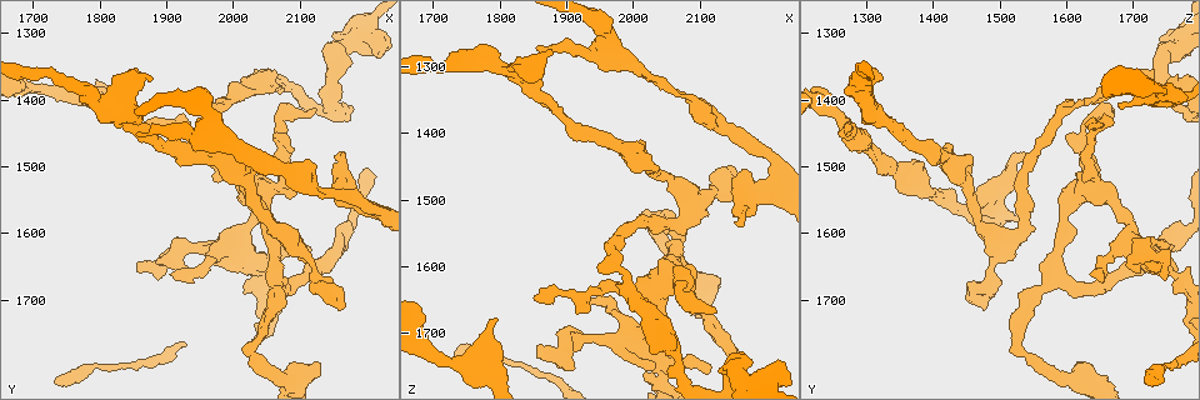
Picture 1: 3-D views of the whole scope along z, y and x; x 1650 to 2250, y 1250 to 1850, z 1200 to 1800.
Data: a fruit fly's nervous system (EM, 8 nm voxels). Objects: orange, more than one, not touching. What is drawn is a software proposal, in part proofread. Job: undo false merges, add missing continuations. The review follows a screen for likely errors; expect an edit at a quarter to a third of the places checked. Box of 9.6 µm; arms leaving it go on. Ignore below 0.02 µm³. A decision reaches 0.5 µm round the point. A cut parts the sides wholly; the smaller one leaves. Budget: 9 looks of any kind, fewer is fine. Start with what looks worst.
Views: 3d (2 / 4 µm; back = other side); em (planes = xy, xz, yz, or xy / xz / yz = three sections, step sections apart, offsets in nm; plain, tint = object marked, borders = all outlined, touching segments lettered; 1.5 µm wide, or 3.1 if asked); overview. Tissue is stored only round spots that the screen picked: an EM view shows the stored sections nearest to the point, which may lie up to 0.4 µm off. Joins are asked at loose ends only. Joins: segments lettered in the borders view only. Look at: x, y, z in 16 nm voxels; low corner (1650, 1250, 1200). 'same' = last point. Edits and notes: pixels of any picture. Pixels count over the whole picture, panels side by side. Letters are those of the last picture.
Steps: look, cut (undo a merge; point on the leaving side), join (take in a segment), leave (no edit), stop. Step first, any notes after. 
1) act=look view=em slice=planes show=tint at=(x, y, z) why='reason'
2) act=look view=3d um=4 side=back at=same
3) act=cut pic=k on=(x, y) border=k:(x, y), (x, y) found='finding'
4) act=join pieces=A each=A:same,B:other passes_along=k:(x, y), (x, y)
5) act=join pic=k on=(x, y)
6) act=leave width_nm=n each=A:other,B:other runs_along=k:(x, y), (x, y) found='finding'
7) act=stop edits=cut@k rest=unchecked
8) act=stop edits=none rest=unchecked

act=look view=3d um=4 side=back at=(1800, 1410, 1675) why='thick end'

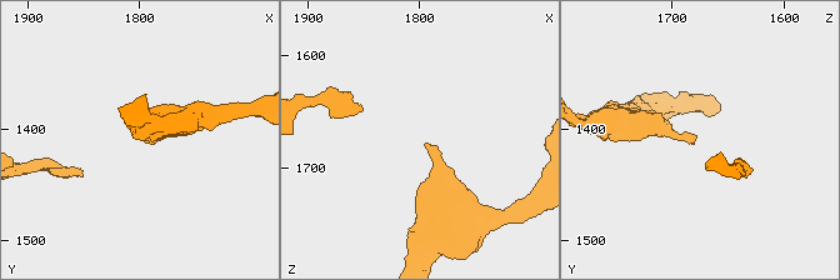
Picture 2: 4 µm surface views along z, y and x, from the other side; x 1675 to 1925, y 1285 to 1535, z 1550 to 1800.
act=look view=em slice=xy step=4 show=tint at=(1798, 1412, 1680) why='shape alone is not enough'

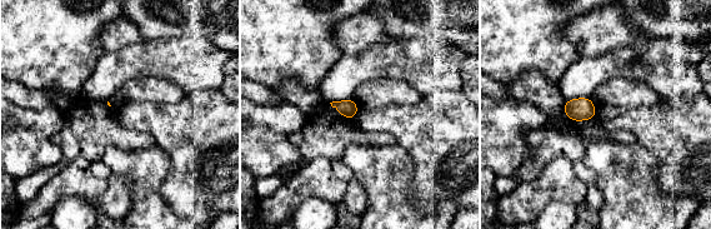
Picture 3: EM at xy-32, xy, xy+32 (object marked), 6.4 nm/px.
act=look view=em slice=planes show=borders at=same why='another direction'

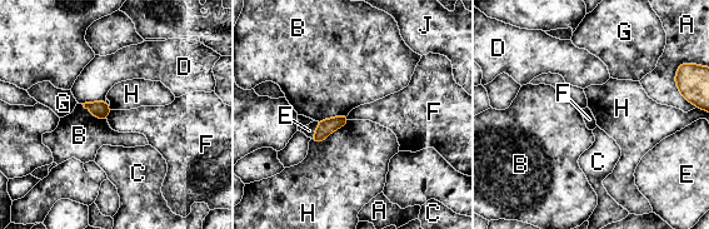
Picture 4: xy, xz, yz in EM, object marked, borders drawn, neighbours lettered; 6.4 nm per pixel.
act=leave each=A:other,B:other,C:other,D:other,E:other,F:other,G:other,H:other,J:other border=4:(111, 110), (106, 119) found='no lettered segment goes on from it'

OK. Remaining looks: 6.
act=look view=3d um=2 at=(1860, 1455, 1270)

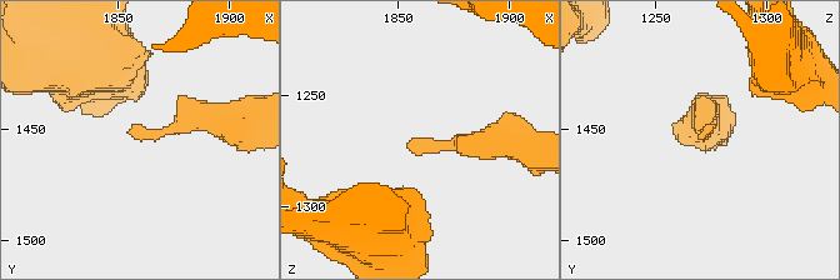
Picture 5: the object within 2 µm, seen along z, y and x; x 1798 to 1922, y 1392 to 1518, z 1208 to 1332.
act=look view=em slice=yz step=8 show=borders at=(1857, 1452, 1273)

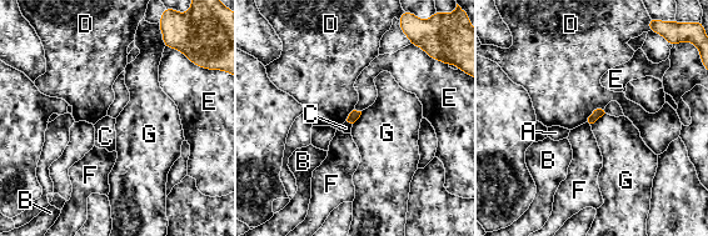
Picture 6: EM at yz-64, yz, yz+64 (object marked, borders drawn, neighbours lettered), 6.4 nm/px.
act=leave each=A:other,B:other,C:other,D:other,E:other,F:other,G:other border=6:(604, 113), (591, 126) found='no lettered segment goes on from it'

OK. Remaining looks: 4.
act=look view=3d um=4 at=(2170, 1480, 1540) why='branch stops here'

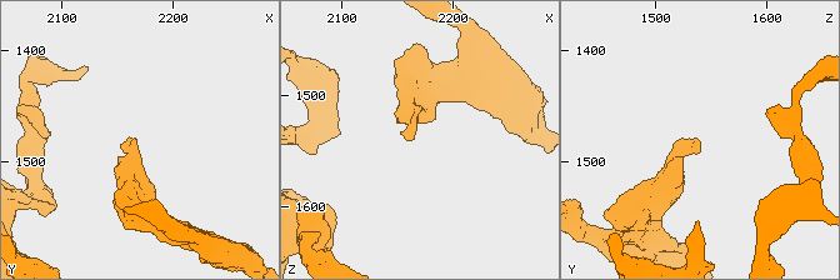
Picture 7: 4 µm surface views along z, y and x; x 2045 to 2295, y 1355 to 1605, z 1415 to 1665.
act=look view=em slice=yz step=4 show=tint at=(2166, 1480, 1536) why='now the EM'

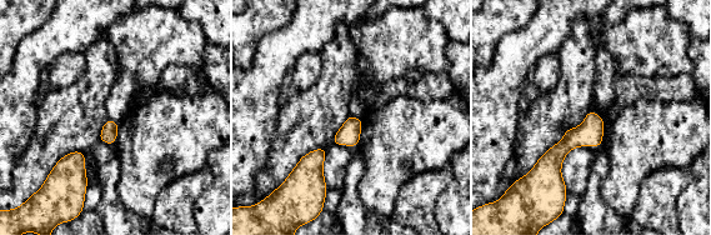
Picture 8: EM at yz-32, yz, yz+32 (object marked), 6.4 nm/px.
act=look view=em slice=planes show=borders at=same why='cut it another way'

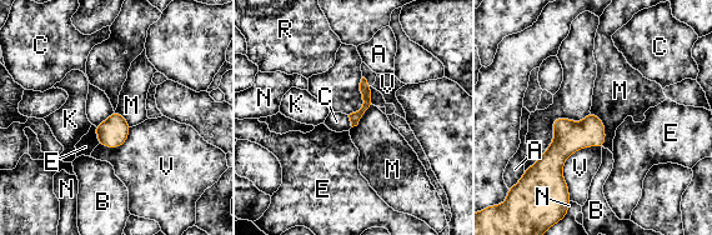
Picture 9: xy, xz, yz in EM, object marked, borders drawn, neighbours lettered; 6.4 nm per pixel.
act=leave each=A:other,B:other,C:other,E:other,K:other,M:other,N:other,R:other,V:other runs_along=9:(364, 83), (366, 106), (354, 123) found='no lettered segment goes on from it'

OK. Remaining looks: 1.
act=stop edits=none rest=unchecked

